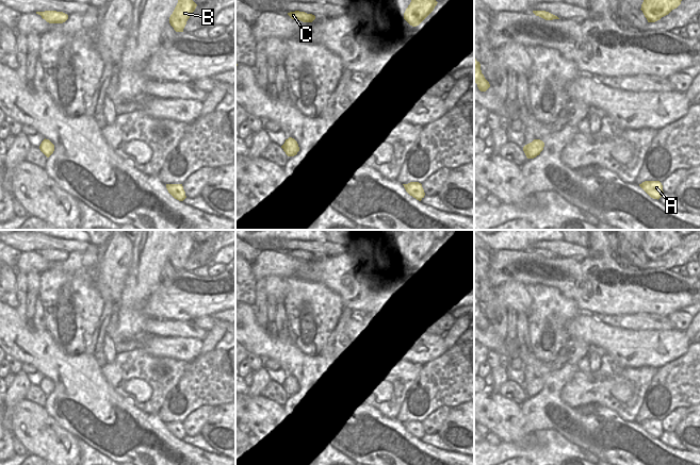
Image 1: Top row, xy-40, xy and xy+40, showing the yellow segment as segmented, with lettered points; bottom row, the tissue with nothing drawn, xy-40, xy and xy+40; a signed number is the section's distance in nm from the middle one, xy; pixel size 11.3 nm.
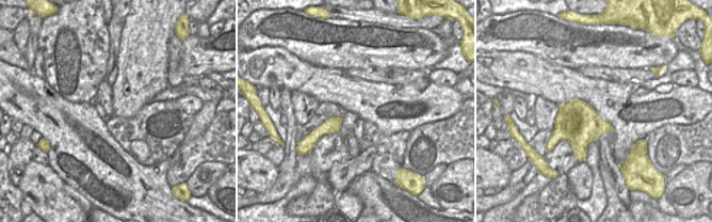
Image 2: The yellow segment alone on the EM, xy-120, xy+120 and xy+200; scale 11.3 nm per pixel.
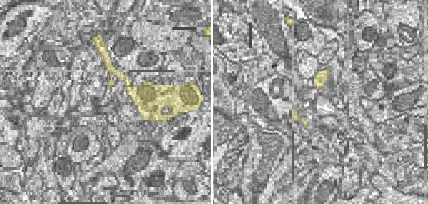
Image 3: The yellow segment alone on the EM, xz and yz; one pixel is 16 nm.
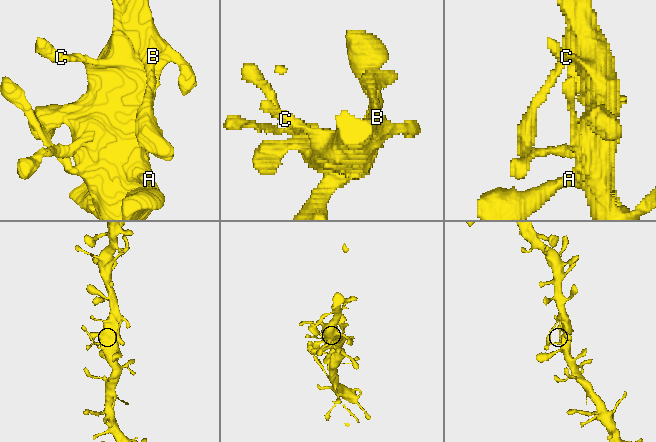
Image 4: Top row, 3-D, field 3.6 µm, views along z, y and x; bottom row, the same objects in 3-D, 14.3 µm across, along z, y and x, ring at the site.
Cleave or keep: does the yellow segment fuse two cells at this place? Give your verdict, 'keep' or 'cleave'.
keep

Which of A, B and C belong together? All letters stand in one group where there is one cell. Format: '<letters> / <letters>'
A B C

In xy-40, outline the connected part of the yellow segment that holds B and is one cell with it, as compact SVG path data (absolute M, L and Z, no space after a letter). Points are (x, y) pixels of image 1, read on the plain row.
M179 230L178 242L169 255L169 262L176 270L183 270L188 258L197 243L190 235L189 230Z

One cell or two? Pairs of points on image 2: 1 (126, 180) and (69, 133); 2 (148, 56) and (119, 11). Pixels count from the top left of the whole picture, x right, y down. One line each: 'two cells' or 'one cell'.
1: one cell
2: two cells

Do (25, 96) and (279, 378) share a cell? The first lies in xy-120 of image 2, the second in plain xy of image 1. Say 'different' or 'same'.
different

